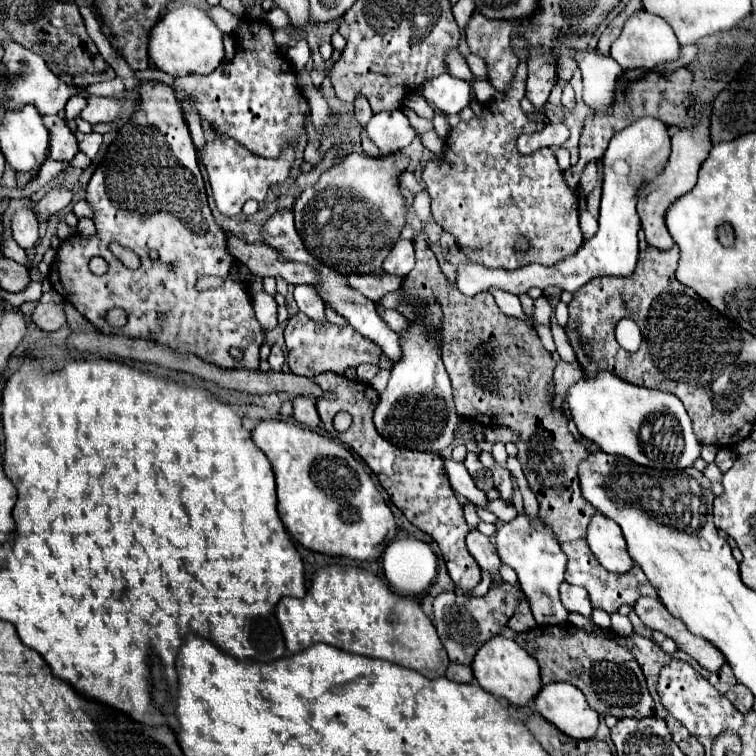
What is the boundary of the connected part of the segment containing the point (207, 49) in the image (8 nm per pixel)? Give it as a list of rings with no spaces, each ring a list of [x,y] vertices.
[[[182,5],[178,9],[168,11],[150,31],[148,35],[148,57],[156,65],[156,69],[172,75],[210,75],[222,61],[224,61],[224,47],[222,47],[222,33],[206,15],[206,11]]]

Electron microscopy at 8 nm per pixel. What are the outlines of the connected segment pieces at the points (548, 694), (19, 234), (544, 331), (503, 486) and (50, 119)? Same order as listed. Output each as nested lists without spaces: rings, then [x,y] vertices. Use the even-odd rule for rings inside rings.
[[[570,683],[542,687],[534,699],[536,711],[572,739],[592,739],[598,731],[598,713],[590,709],[586,697]]]
[[[28,205],[12,215],[12,235],[22,249],[32,249],[38,243],[38,221]]]
[[[538,323],[535,324],[535,330],[540,337],[540,340],[542,341],[542,344],[544,345],[544,348],[549,351],[550,353],[553,353],[556,351],[556,346],[553,340],[553,336],[550,330],[550,327],[547,325],[541,325]]]
[[[494,463],[494,467],[492,467],[492,475],[494,475],[494,483],[496,483],[496,489],[500,491],[502,499],[506,499],[506,501],[510,503],[510,501],[512,501],[512,493],[514,493],[510,471],[508,471],[506,467]]]
[[[44,115],[43,123],[50,132],[50,157],[56,161],[70,163],[78,153],[78,145],[72,131],[66,129],[65,120],[57,115]]]

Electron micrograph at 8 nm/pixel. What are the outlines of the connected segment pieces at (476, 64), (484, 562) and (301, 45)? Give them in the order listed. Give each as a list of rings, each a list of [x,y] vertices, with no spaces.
[[[468,55],[468,57],[466,57],[466,61],[468,61],[468,65],[470,65],[472,73],[474,73],[478,79],[488,79],[486,65],[480,61],[480,57],[476,57],[476,55]]]
[[[470,531],[468,537],[466,537],[466,543],[468,543],[468,551],[470,555],[478,561],[478,565],[488,571],[492,575],[492,579],[496,581],[498,577],[498,567],[500,567],[500,557],[496,553],[496,547],[494,543],[490,541],[490,537],[482,535],[480,531]]]
[[[301,41],[287,50],[286,57],[294,65],[294,68],[300,71],[305,68],[310,58],[310,48],[306,41]]]

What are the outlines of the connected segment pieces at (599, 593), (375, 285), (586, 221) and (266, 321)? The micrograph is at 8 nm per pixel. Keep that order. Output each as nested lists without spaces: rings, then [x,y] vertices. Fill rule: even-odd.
[[[580,539],[580,541],[572,541],[572,545],[566,543],[566,545],[562,545],[562,549],[564,549],[566,557],[568,557],[566,581],[572,583],[572,585],[584,587],[584,589],[588,591],[590,601],[592,601],[594,607],[600,607],[600,609],[604,609],[604,611],[608,611],[608,613],[616,613],[616,609],[618,609],[620,605],[624,605],[624,603],[634,605],[638,597],[644,597],[644,595],[656,597],[656,589],[650,585],[650,581],[646,579],[644,571],[642,571],[638,565],[634,565],[634,569],[630,569],[630,571],[624,573],[624,575],[608,573],[608,571],[598,563],[598,559],[594,557],[594,553],[590,551],[590,547],[588,547],[586,541],[582,541],[582,539]]]
[[[378,269],[378,271],[372,271],[368,275],[350,275],[348,281],[354,285],[354,289],[362,291],[362,295],[370,297],[372,301],[378,301],[384,295],[388,295],[388,291],[392,293],[394,289],[398,289],[402,279]]]
[[[580,211],[580,229],[584,239],[590,239],[598,231],[598,219],[594,219],[588,211]]]
[[[258,293],[254,297],[254,311],[256,311],[256,319],[264,329],[274,329],[278,325],[276,321],[276,301],[272,295],[268,293]]]

